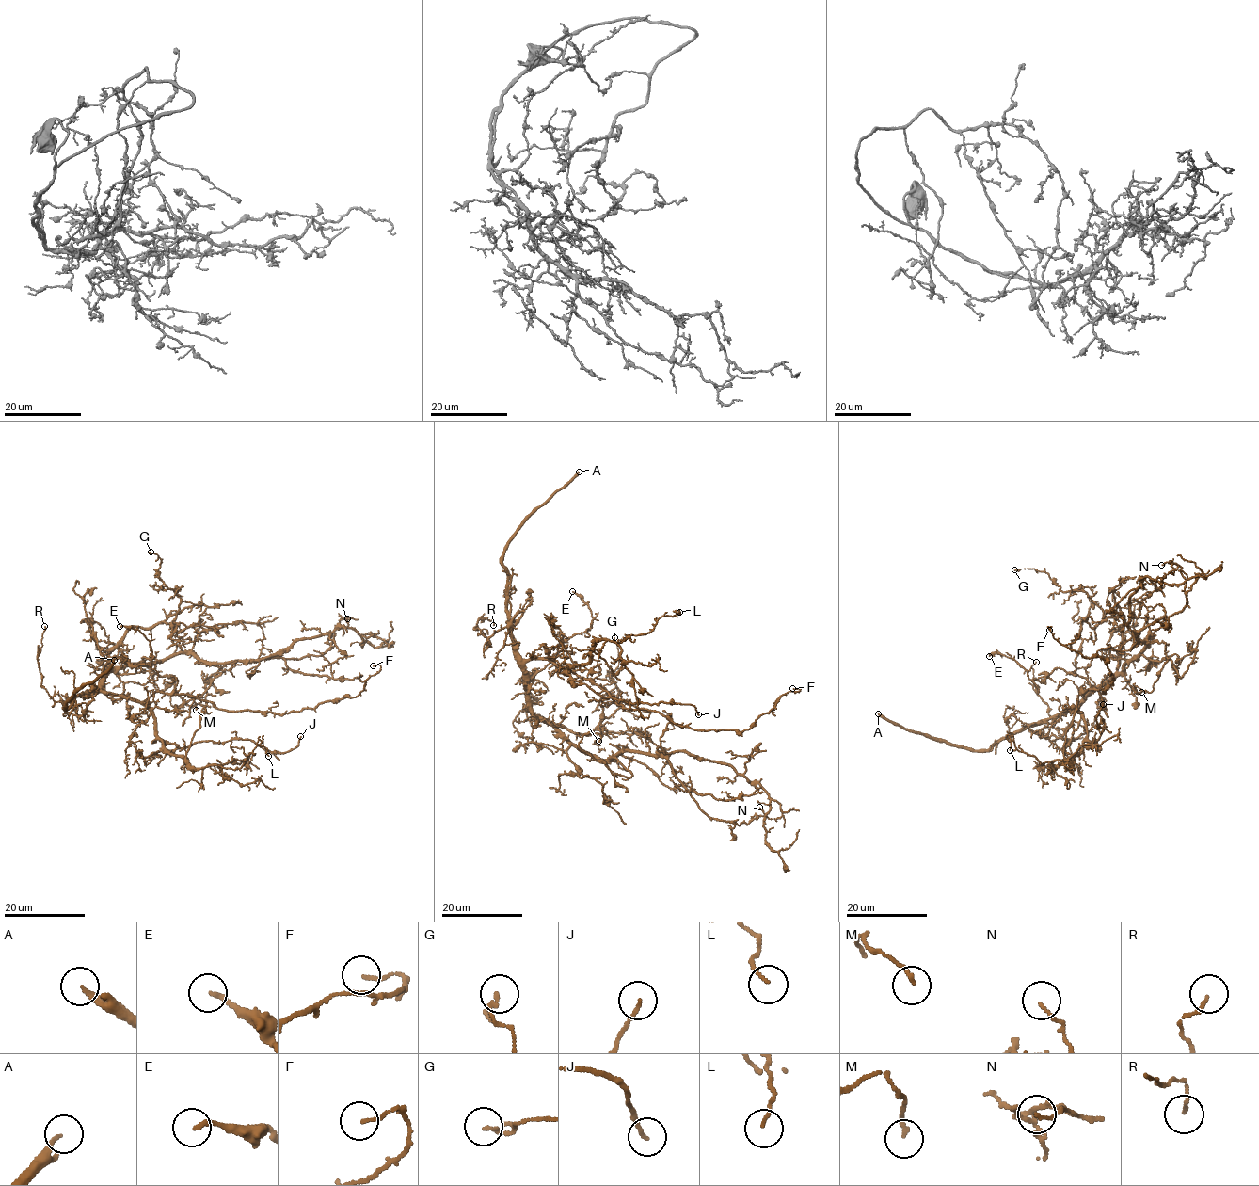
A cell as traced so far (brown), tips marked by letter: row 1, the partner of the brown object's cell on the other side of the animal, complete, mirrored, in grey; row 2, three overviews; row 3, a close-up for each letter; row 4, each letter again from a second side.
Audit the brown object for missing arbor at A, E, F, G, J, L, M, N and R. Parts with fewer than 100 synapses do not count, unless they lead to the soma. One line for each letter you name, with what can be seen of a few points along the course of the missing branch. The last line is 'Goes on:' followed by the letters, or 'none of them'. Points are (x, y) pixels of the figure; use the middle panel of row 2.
A: missing branch runs (579, 472), (636, 441), (729, 466), (722, 569), (626, 574), (626, 530), (593, 515), (696, 451)
Goes on: A

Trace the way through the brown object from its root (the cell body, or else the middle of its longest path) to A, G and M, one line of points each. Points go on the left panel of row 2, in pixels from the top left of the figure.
A: (110, 670), (102, 685), (77, 694), (71, 705), (64, 707), (73, 694), (106, 672), (114, 660)
G: (110, 670), (109, 650), (130, 627), (173, 621), (178, 610), (180, 598), (161, 580), (162, 561), (151, 552)
M: (110, 670), (195, 653), (225, 670), (206, 692), (174, 706), (192, 700), (196, 710)

